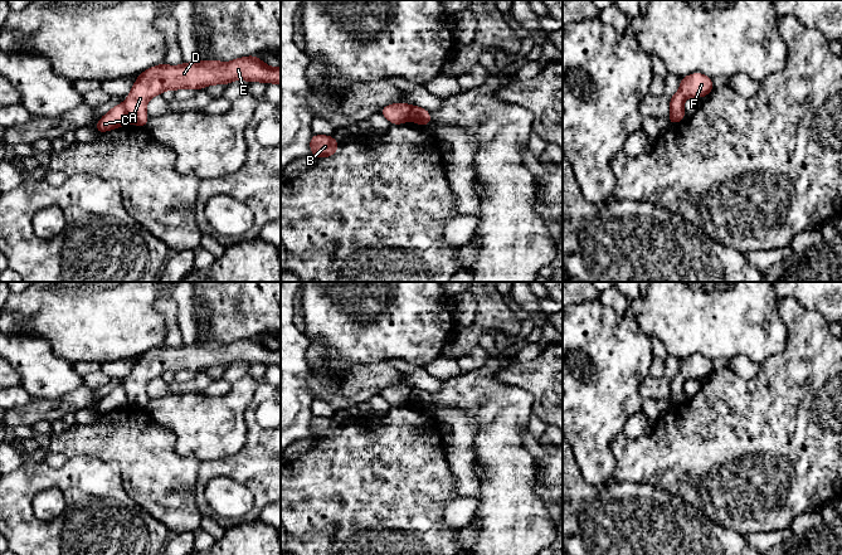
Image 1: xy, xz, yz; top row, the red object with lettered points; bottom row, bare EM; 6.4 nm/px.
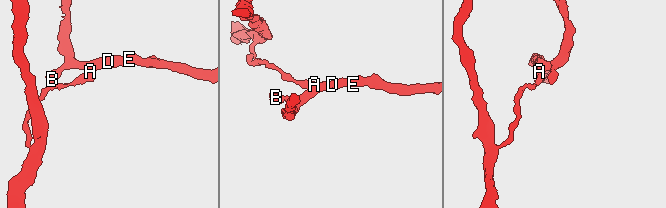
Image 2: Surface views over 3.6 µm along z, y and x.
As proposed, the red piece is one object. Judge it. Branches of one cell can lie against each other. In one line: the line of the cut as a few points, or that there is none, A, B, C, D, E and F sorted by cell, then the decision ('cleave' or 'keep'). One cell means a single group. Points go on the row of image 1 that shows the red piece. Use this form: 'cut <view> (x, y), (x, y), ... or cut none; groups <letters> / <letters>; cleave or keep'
cut xy (125, 103), (129, 121); groups A B D E F / C; cleave

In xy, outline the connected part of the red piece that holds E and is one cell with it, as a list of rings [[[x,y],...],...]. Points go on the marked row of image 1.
[[[257,55],[237,58],[232,62],[194,60],[172,67],[162,63],[138,74],[133,87],[126,97],[128,122],[147,127],[146,104],[154,96],[164,91],[191,88],[194,91],[211,84],[227,86],[233,81],[277,83],[281,86],[281,67],[273,68]]]

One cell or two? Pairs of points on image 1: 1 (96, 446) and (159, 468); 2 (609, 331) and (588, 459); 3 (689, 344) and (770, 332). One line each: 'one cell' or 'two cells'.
1: one cell
2: one cell
3: one cell

